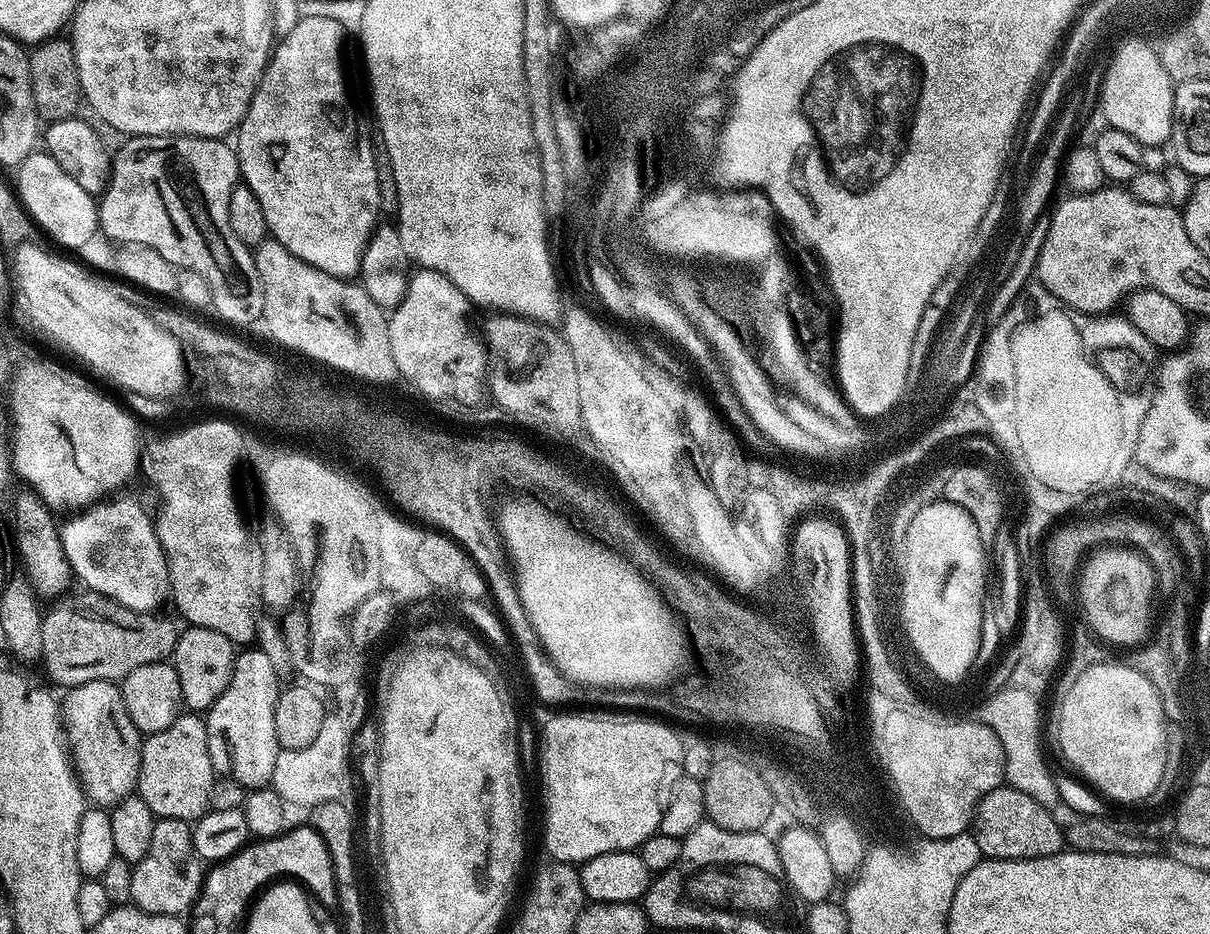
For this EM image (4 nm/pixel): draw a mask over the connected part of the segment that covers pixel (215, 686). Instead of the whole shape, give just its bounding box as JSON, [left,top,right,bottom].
[170,627,237,714]

